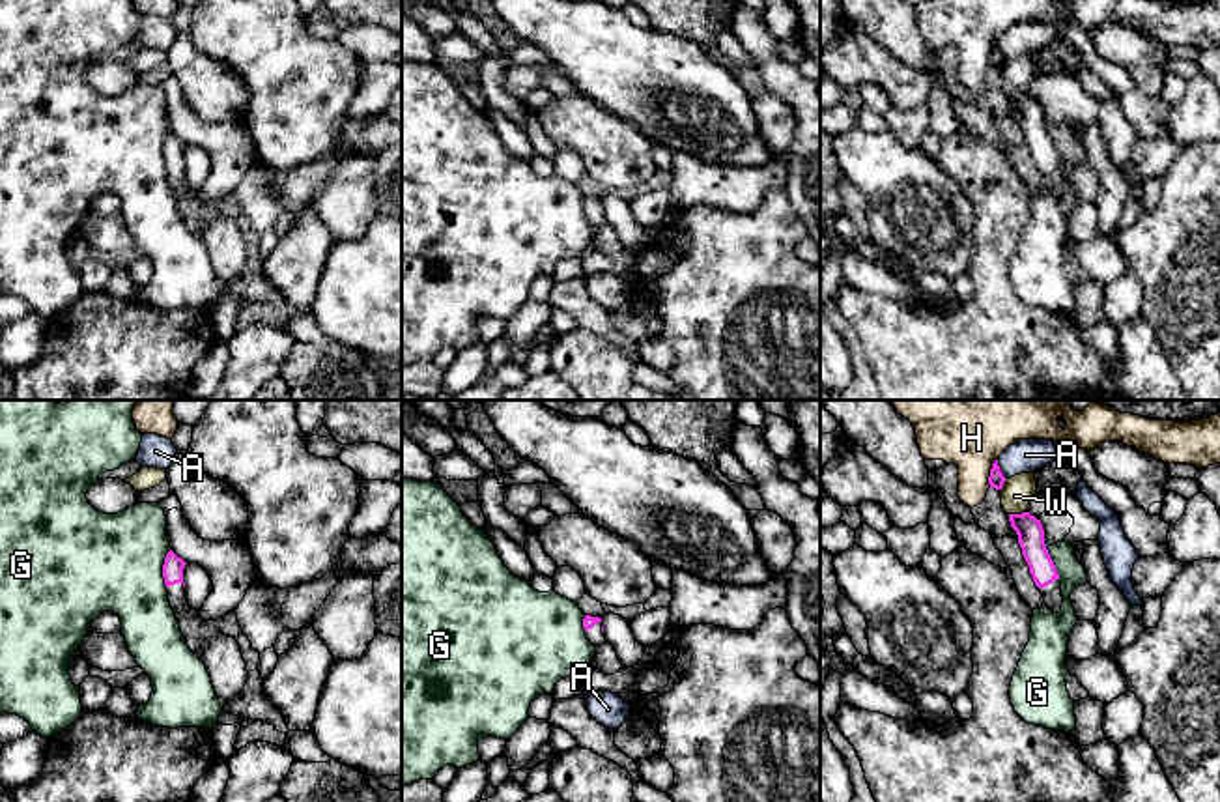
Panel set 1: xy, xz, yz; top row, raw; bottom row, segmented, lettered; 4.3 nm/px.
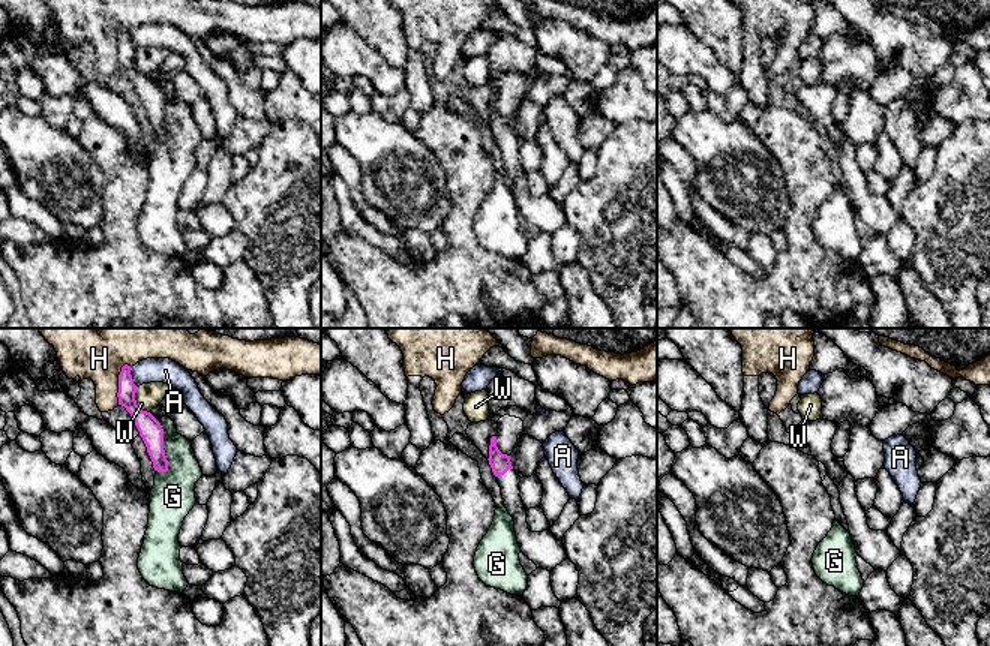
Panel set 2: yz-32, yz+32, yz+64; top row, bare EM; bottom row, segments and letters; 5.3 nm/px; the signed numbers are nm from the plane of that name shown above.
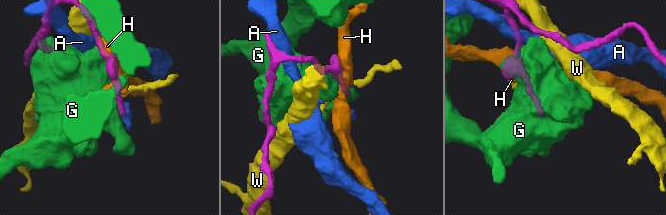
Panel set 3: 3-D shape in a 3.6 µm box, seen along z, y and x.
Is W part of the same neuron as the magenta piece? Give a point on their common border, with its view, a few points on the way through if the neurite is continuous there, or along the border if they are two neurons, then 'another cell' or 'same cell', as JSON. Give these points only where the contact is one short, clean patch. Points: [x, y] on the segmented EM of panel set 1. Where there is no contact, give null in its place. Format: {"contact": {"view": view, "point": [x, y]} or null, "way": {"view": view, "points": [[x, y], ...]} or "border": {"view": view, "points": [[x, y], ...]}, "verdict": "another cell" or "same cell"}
{"contact": {"view": "yz", "point": [1017, 515]}, "border": {"view": "yz", "points": [[1026, 511], [1009, 515]]}, "verdict": "another cell"}

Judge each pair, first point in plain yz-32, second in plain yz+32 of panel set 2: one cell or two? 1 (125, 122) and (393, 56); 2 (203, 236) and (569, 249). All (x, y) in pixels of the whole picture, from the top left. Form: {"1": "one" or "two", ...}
{"1": "two", "2": "two"}

